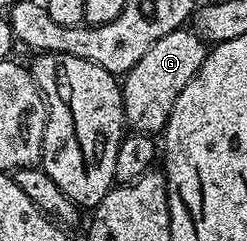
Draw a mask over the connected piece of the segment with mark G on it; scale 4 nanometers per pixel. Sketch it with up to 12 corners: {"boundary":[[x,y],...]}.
{"boundary":[[158,38],[122,80],[132,132],[160,134],[209,45]]}

